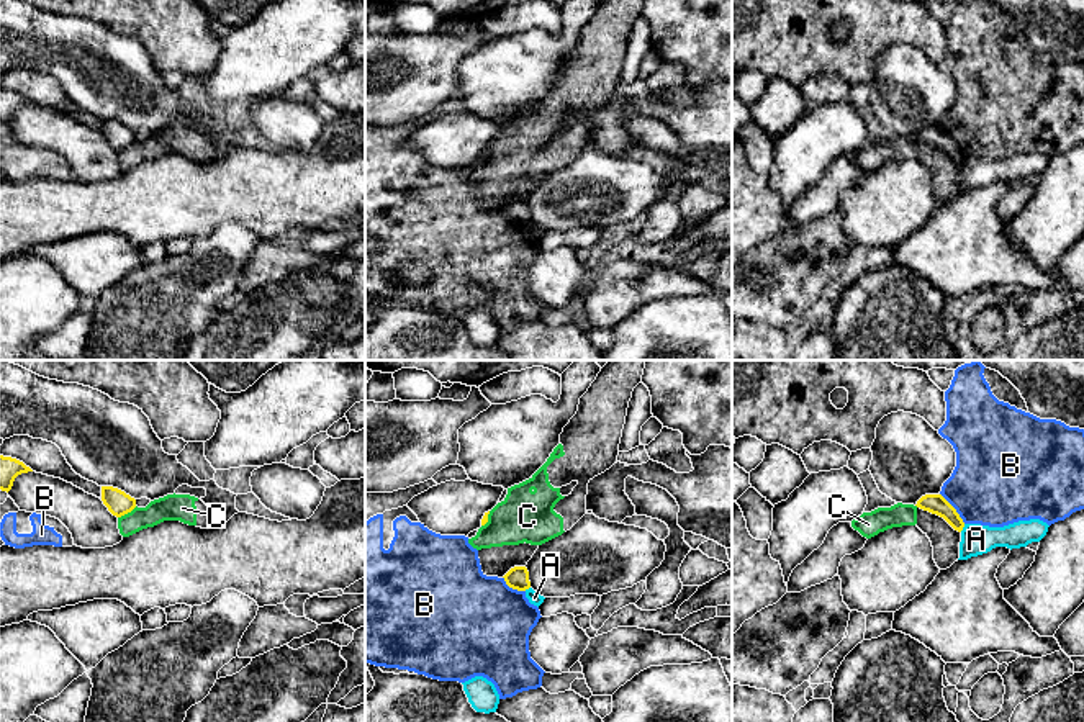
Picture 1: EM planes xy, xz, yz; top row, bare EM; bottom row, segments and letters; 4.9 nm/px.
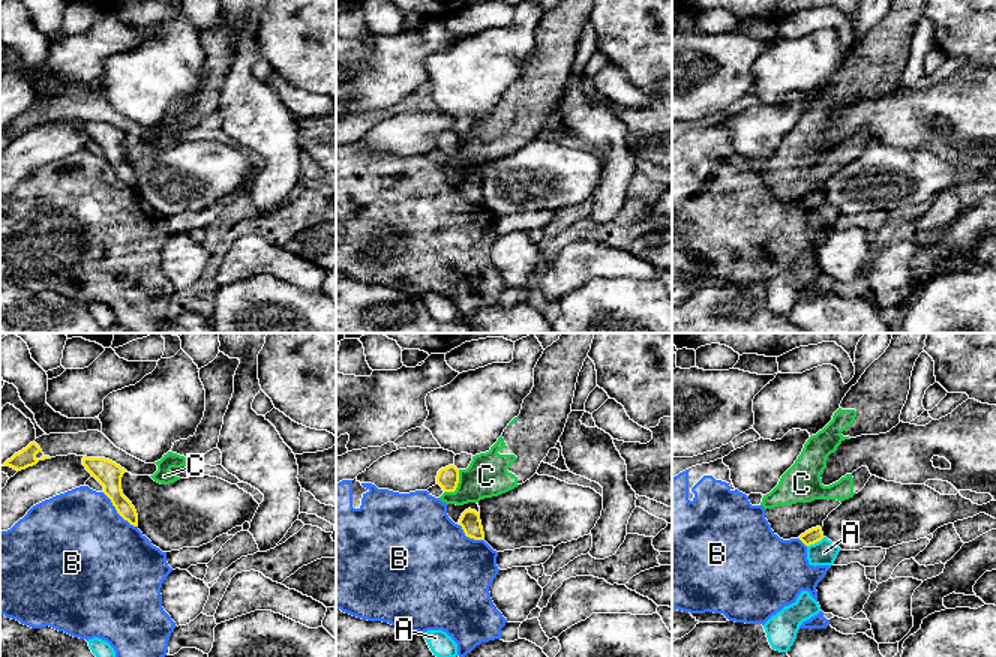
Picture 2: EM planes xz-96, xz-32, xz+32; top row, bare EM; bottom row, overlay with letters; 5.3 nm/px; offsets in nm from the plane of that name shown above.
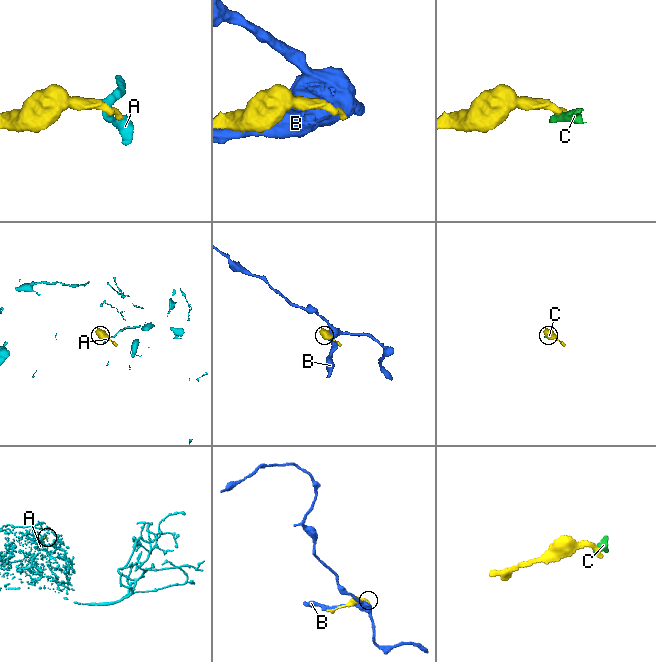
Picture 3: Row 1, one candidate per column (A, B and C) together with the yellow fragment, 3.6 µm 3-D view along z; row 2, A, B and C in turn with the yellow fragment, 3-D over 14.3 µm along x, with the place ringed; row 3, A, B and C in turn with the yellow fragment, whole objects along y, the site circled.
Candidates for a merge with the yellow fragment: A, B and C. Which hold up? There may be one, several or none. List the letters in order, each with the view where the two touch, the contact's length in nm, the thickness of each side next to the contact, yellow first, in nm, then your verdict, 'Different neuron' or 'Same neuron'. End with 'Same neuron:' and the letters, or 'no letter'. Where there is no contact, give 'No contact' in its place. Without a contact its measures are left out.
A: Touches yellow in yz. Shared border 50 nm. Thickness 100 nm (yellow) against 150 nm. Different neuron
B: Touches yellow in yz. Shared border 200 nm. Thickness 100 nm (yellow) against 440 nm. Different neuron
C: Touches yellow in xy. Shared border 110 nm. Thickness 120 nm (yellow) against 130 nm. Different neuron
Same neuron: no letter

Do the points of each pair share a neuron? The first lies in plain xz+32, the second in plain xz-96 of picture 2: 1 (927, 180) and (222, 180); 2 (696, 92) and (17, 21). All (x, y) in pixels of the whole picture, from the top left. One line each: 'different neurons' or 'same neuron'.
1: same neuron
2: different neurons

